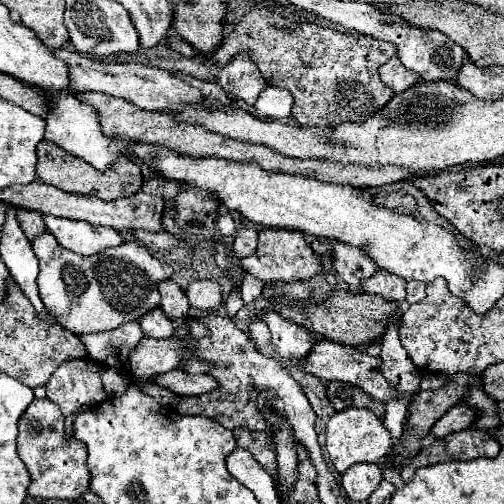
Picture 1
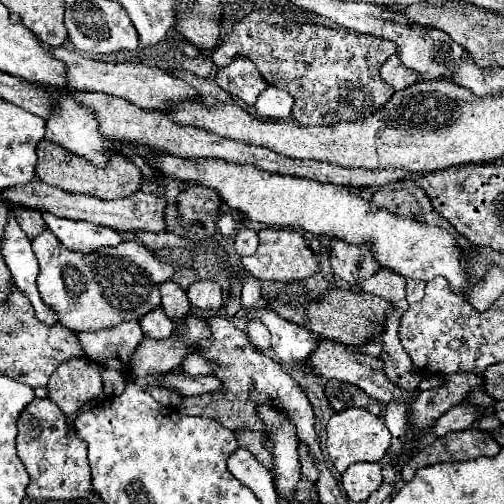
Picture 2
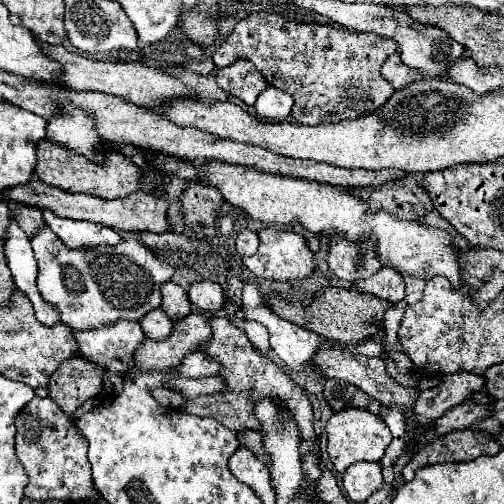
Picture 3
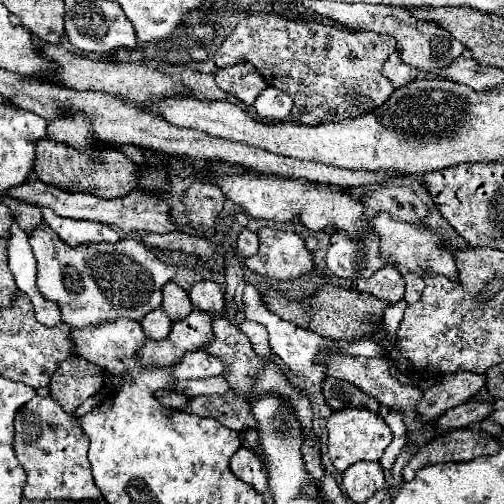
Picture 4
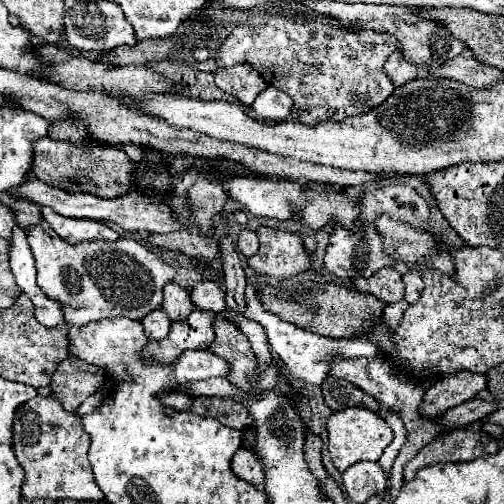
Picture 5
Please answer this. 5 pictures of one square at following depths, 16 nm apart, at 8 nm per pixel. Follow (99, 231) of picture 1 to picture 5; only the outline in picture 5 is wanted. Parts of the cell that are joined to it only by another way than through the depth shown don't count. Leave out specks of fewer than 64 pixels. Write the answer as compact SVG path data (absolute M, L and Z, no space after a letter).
M46 206L41 207L41 214L54 228L54 232L70 244L76 244L80 240L116 240L118 238L118 234L104 222L66 218L66 216L60 216Z

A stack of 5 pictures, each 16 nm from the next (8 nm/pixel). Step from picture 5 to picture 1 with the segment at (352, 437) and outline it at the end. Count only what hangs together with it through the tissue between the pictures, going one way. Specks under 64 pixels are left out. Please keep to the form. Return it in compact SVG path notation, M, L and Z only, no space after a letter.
M346 408L336 412L326 424L326 450L336 472L346 472L348 466L358 462L380 462L392 446L390 432L384 422L366 408Z

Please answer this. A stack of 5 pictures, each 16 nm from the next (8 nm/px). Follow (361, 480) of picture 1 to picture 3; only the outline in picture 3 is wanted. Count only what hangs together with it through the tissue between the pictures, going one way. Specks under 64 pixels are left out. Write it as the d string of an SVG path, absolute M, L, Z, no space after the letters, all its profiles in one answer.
M356 462L342 474L342 486L352 502L366 502L384 486L382 466L378 462Z

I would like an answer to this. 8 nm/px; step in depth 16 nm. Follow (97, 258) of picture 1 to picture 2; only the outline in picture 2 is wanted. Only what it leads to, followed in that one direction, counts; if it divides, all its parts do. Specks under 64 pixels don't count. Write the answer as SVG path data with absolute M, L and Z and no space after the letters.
M44 228L44 232L32 238L32 250L40 264L40 296L58 312L58 320L72 332L100 330L122 320L140 320L144 314L160 306L160 284L174 274L170 264L160 262L136 240L84 254L64 248L54 232Z

